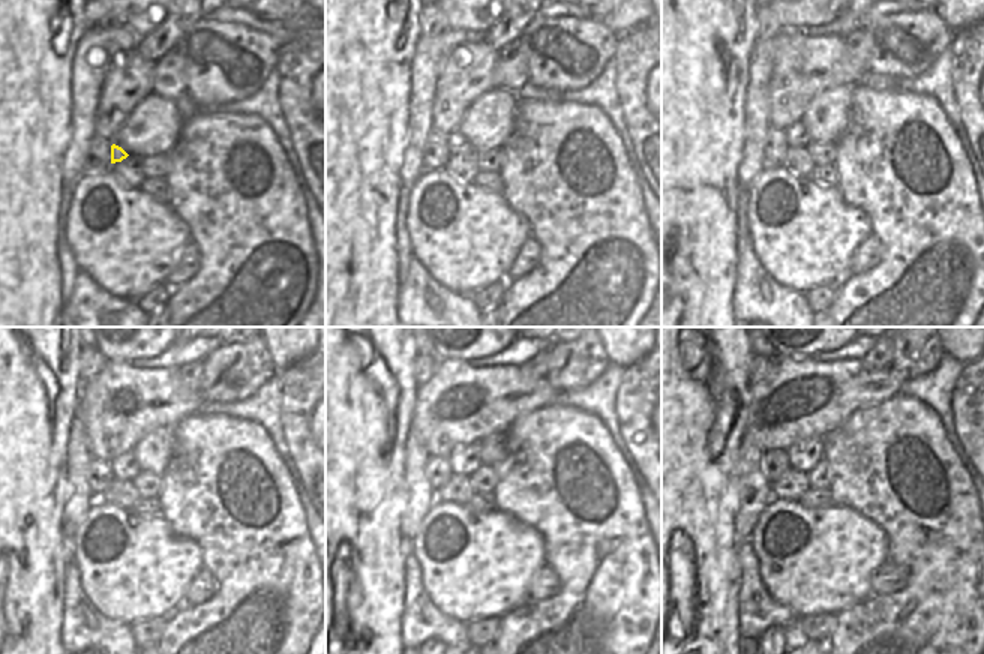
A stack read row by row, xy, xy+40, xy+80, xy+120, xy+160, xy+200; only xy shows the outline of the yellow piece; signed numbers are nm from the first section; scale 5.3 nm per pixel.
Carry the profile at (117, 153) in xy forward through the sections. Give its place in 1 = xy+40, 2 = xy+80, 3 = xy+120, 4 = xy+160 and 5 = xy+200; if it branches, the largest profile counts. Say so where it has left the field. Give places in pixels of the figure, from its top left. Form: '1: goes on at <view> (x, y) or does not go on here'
1: goes on at xy+40 (456, 141)
2: goes on at xy+80 (797, 135)
3: goes on at xy+120 (125, 467)
4: goes on at xy+160 (464, 461)
5: goes on at xy+200 (803, 456)

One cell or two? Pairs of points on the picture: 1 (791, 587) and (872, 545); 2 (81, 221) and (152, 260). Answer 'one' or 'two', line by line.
1: one
2: one

